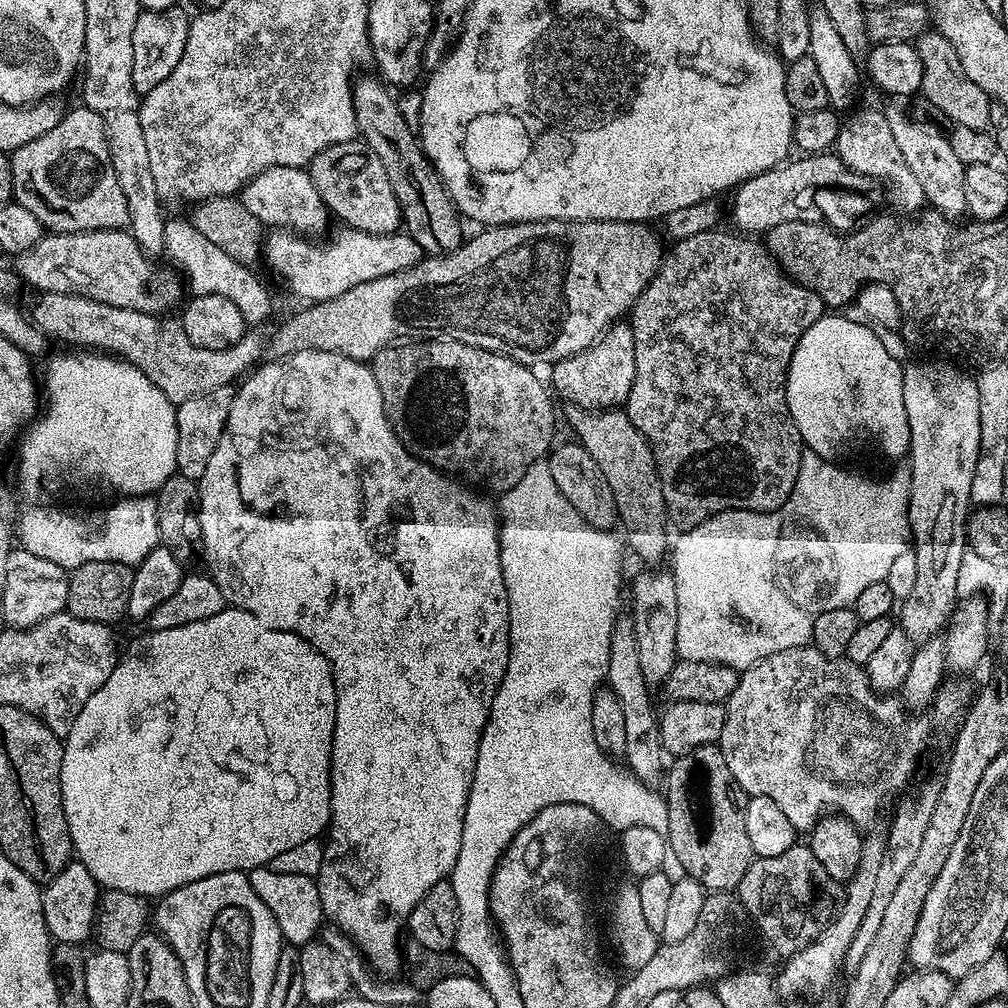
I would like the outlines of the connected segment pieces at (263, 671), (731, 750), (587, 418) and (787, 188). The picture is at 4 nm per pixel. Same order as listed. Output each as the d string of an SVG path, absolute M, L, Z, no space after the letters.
M225 606L214 618L202 618L202 622L190 622L190 626L174 626L174 630L151 630L145 631L145 636L140 636L128 649L123 649L122 655L117 659L114 670L94 694L90 694L86 706L78 710L78 718L74 718L74 726L70 726L70 734L63 737L62 743L64 753L62 754L62 806L66 810L66 822L70 826L70 838L72 839L72 851L75 859L90 870L101 889L122 890L126 894L134 894L145 898L159 898L168 892L178 890L190 882L198 882L202 878L210 878L214 874L223 872L247 872L250 873L255 868L263 868L271 865L278 854L283 854L285 850L298 846L301 842L323 837L328 831L328 825L332 822L332 807L330 806L330 770L332 769L332 739L334 738L334 714L336 713L336 687L332 677L332 668L328 665L328 660L321 652L314 650L310 642L306 642L298 634L293 632L283 632L262 626L254 614L250 614L241 608Z
M813 646L791 648L790 650L778 650L778 654L770 654L770 658L762 658L754 666L743 669L739 673L734 690L728 696L724 704L724 725L718 741L718 747L722 758L726 758L726 766L730 766L730 774L742 786L742 790L748 797L762 795L770 798L786 814L787 818L797 833L811 833L812 828L821 817L829 814L845 816L850 823L857 828L867 829L867 824L876 820L880 807L891 796L896 796L912 780L916 767L920 764L920 755L928 748L928 732L916 720L911 720L903 704L892 694L875 692L868 681L867 671L861 665L845 658L834 659L820 654Z
M569 407L568 411L568 424L570 427L576 431L575 439L582 445L583 448L587 450L590 454L590 458L594 458L594 462L598 466L598 470L602 470L602 478L606 478L606 486L610 486L610 494L614 494L614 506L616 507L616 515L618 517L619 523L624 524L624 536L623 539L626 541L628 539L628 544L632 547L632 552L640 560L645 560L645 565L656 566L659 565L660 559L667 557L670 552L670 536L668 538L668 528L670 529L670 521L668 519L668 511L666 510L666 502L664 501L664 495L662 494L662 482L660 481L660 475L656 469L656 463L652 457L652 448L648 445L648 440L641 434L638 430L638 426L634 426L634 422L630 422L627 411L624 410L605 410L603 412L590 412L582 408Z
M808 154L800 159L804 160L794 161L793 159L791 162L781 164L779 168L766 170L744 181L735 189L736 197L732 200L732 220L741 233L767 234L774 226L782 226L782 222L801 218L807 218L813 222L821 220L828 225L831 220L848 220L852 212L861 212L863 217L871 213L871 208L876 204L876 192L872 189L874 184L871 179L849 169L836 154Z

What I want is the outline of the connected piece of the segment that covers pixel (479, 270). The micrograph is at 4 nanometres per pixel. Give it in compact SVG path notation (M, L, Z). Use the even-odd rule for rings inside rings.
M535 220L525 224L501 224L488 226L476 237L465 239L460 247L455 248L442 256L429 255L421 258L410 270L398 270L394 274L386 274L382 278L374 278L370 282L362 282L352 289L346 290L346 294L338 294L338 298L318 300L304 306L301 312L293 314L289 320L284 321L280 329L273 334L272 340L267 341L266 352L269 357L283 358L293 356L299 352L333 352L342 354L351 360L361 362L371 361L372 357L382 348L387 348L397 342L415 342L417 340L438 340L441 337L449 340L457 340L466 346L474 346L482 350L500 352L519 364L537 366L545 364L551 366L557 364L562 358L570 358L582 350L586 350L599 338L600 335L611 328L621 318L627 317L636 300L646 290L646 286L654 278L654 274L660 269L660 262L666 255L666 248L660 245L660 240L651 232L647 223L631 224L621 220Z

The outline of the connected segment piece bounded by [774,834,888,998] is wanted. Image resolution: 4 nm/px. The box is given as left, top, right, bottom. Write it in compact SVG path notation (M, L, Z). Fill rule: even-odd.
M868 835L862 839L862 850L858 858L858 870L852 879L847 881L842 892L842 903L839 905L836 917L818 934L818 938L806 950L796 952L783 961L784 969L780 977L775 977L774 983L781 997L791 998L808 988L824 988L837 983L840 968L845 967L846 950L850 950L850 942L854 942L854 934L858 934L858 926L862 926L862 917L870 906L870 897L874 895L874 881L882 863L882 854L886 854L887 835Z

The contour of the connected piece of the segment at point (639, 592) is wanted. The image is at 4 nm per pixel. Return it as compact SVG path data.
M648 568L640 573L632 584L632 608L635 645L643 677L650 686L661 685L677 662L678 602L674 576L662 568Z

